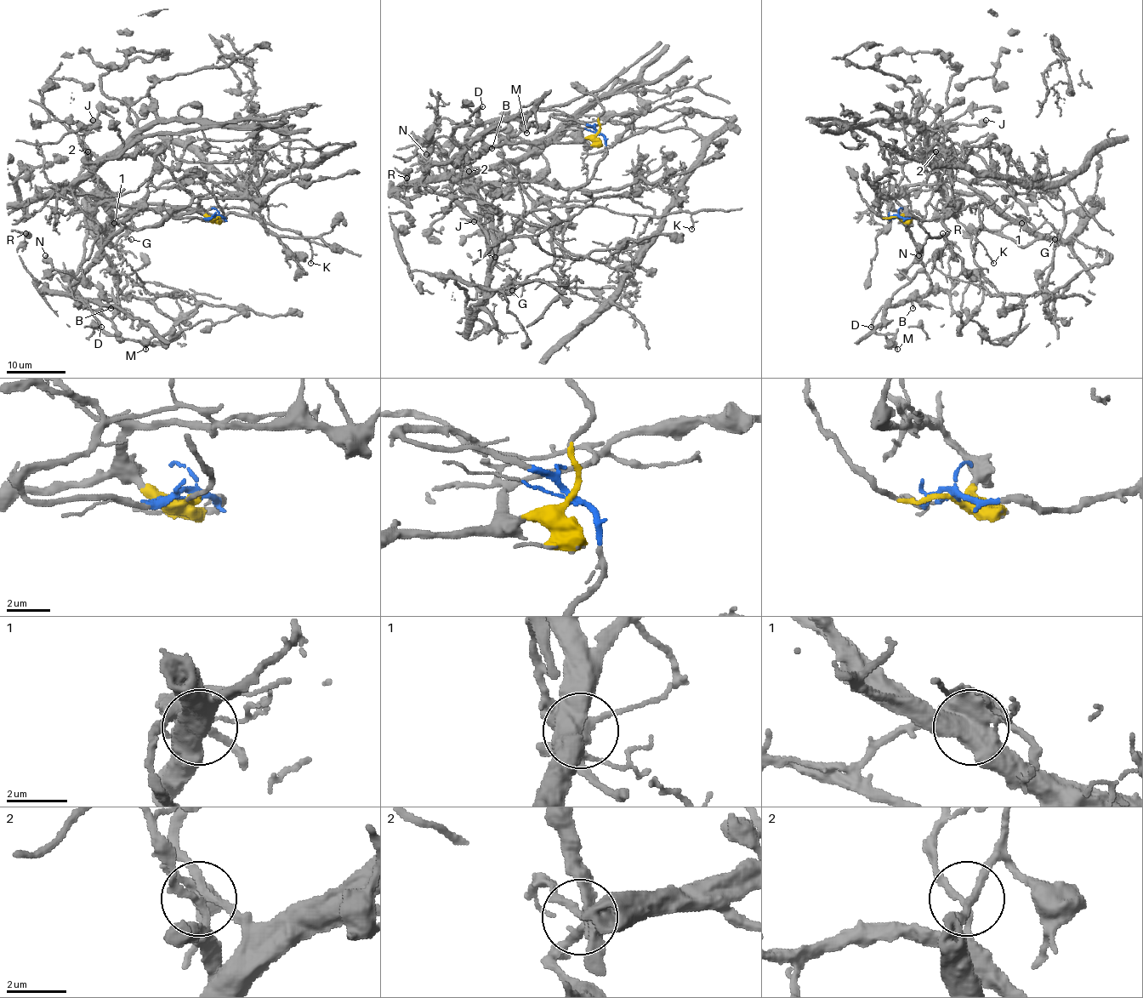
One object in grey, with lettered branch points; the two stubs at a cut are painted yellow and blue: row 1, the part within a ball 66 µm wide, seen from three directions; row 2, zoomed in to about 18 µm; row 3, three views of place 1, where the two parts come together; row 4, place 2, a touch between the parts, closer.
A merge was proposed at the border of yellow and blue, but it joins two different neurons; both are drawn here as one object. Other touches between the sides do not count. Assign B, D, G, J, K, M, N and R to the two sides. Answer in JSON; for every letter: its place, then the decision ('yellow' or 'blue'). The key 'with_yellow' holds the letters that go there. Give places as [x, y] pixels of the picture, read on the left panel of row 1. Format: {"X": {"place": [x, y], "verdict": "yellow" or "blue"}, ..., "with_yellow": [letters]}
{"B": {"place": [110, 308], "verdict": "yellow"}, "D": {"place": [101, 327], "verdict": "yellow"}, "G": {"place": [131, 239], "verdict": "blue"}, "J": {"place": [93, 120], "verdict": "blue"}, "K": {"place": [310, 263], "verdict": "blue"}, "M": {"place": [145, 349], "verdict": "yellow"}, "N": {"place": [45, 255], "verdict": "yellow"}, "R": {"place": [25, 233], "verdict": "yellow"}, "with_yellow": ["B", "D", "M", "N", "R"]}

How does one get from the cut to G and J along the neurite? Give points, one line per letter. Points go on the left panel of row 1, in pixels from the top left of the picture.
G: (218, 217), (138, 202), (118, 218), (106, 240), (112, 245), (124, 235), (130, 239)
J: (218, 217), (140, 202), (117, 217), (77, 131), (98, 125), (92, 119)

